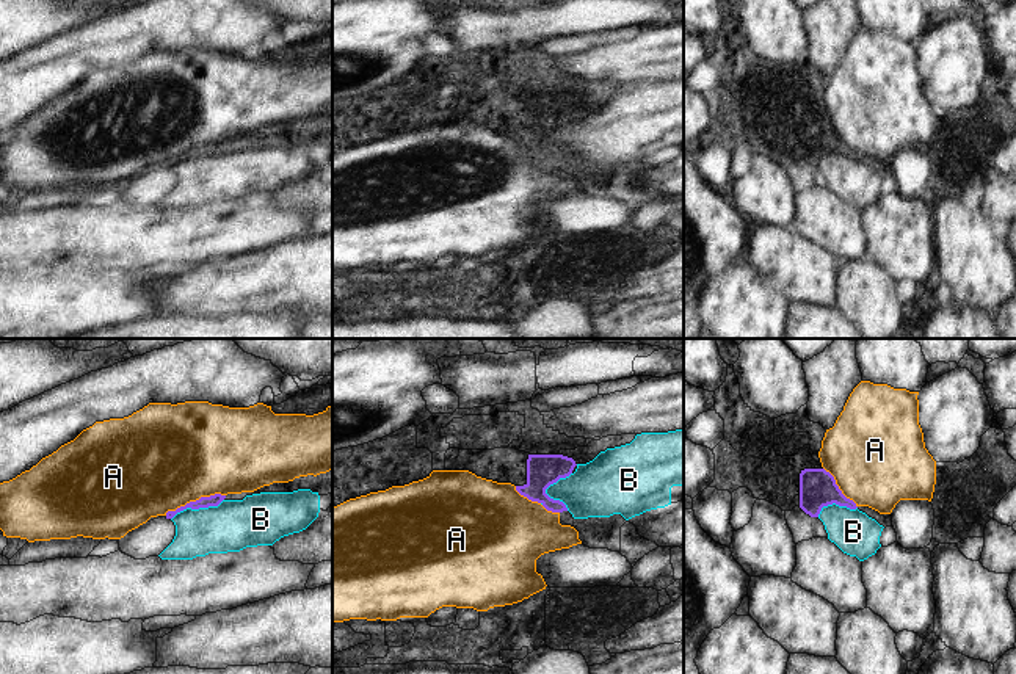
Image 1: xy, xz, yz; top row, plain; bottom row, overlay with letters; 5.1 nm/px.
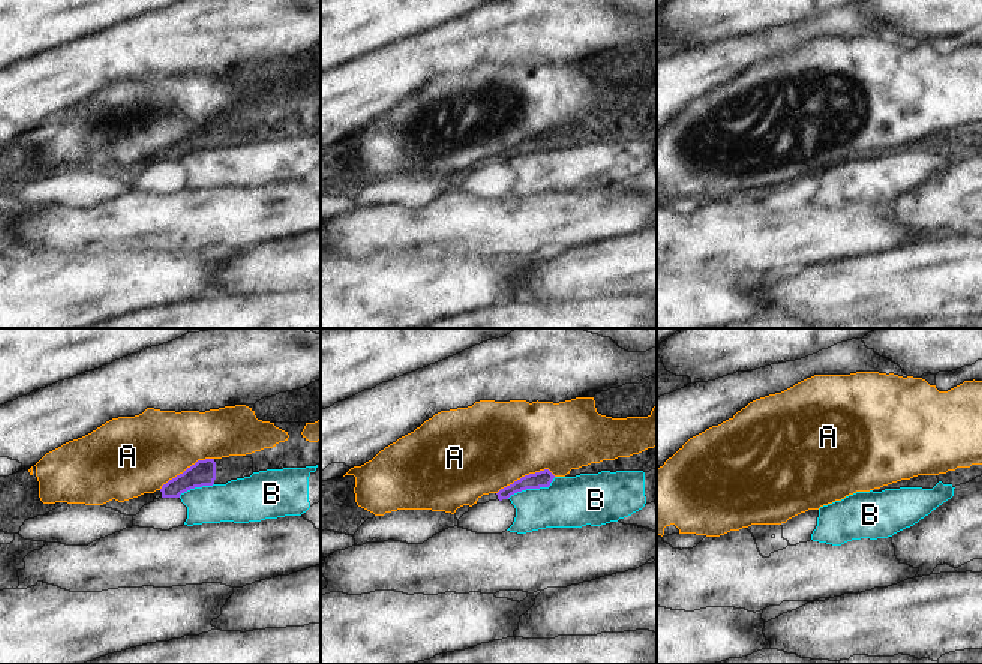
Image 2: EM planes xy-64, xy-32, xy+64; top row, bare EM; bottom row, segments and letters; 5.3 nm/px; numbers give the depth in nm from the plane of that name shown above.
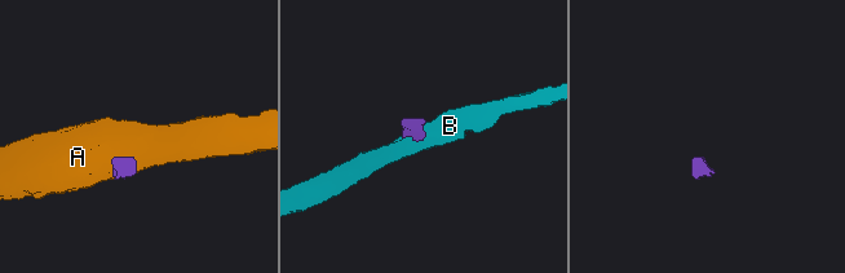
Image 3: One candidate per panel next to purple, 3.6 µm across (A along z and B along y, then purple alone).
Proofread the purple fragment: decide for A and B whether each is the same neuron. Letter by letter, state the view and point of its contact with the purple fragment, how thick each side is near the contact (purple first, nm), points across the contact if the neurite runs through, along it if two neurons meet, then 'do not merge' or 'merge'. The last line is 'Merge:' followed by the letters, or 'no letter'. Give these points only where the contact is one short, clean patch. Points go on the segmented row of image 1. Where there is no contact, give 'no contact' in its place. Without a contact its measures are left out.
A: contact xy (196, 500); calibres 60 and 480 nm; way xy (214, 500), (196, 500), (196, 477), (179, 455); merge
B: contact xz (544, 491); calibres 160 and 280 nm; border xz (571, 472), (546, 489), (566, 510); do not merge
Merge: A

